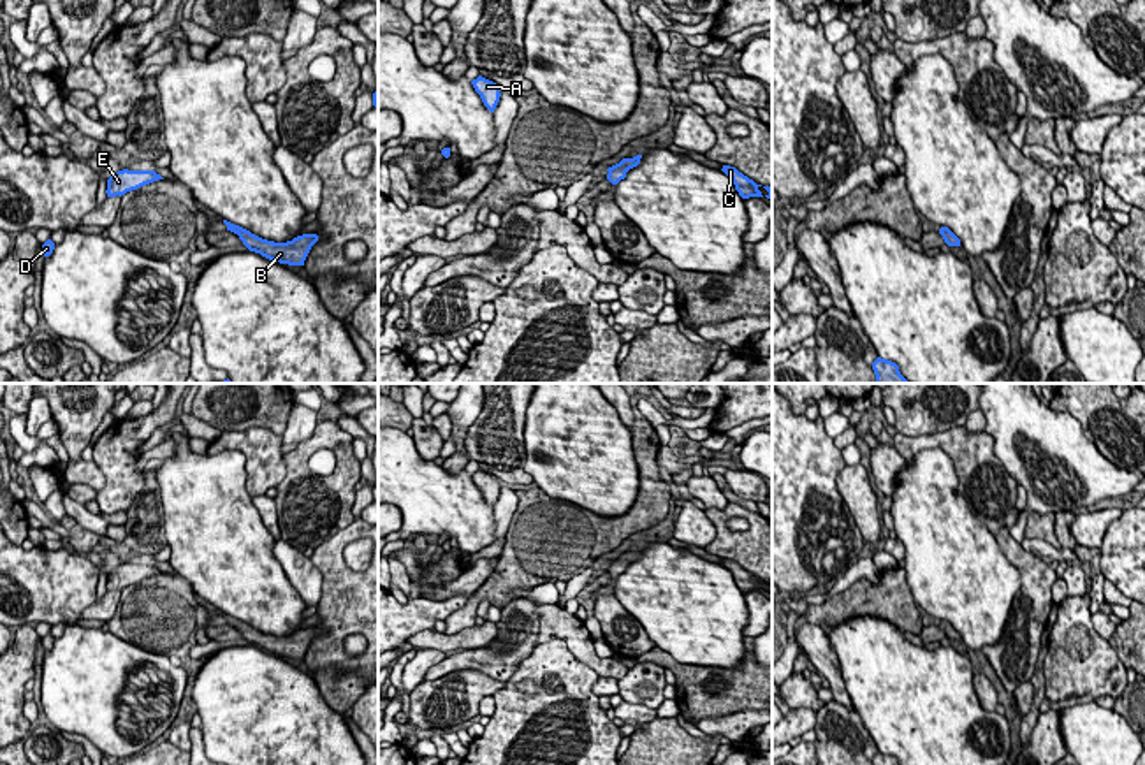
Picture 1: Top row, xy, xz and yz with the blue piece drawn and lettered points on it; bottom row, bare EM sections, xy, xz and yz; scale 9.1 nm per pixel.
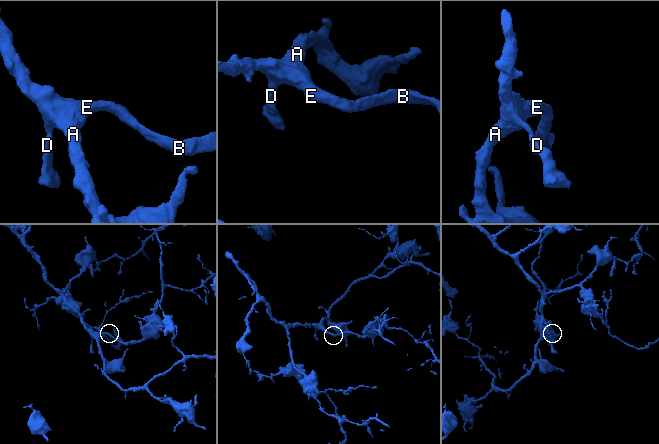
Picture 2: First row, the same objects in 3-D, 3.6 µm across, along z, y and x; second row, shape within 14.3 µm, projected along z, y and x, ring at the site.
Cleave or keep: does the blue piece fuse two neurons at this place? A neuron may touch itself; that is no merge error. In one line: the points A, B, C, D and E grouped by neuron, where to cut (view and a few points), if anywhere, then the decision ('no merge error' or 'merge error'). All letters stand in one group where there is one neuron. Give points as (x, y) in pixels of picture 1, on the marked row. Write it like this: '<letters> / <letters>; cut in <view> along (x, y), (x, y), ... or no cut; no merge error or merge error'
A B C D E; no cut; no merge error

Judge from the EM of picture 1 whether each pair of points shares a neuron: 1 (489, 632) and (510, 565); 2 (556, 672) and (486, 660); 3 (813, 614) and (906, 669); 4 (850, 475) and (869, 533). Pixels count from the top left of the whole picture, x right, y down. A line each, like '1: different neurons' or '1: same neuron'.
1: different neurons
2: different neurons
3: different neurons
4: same neuron

